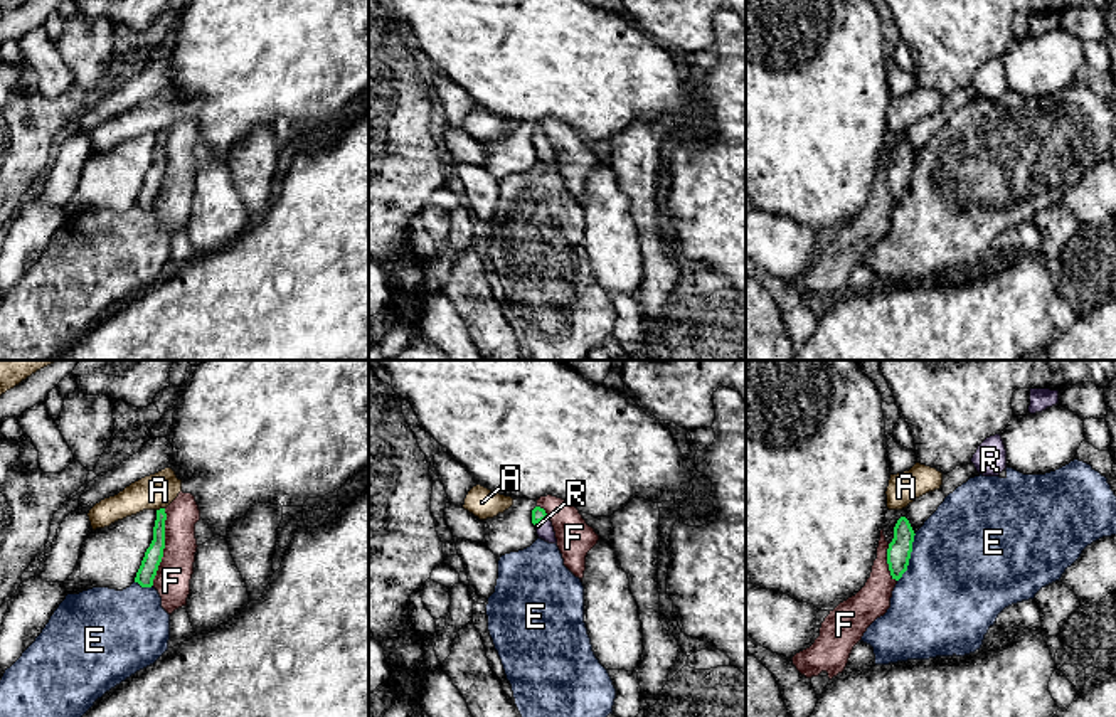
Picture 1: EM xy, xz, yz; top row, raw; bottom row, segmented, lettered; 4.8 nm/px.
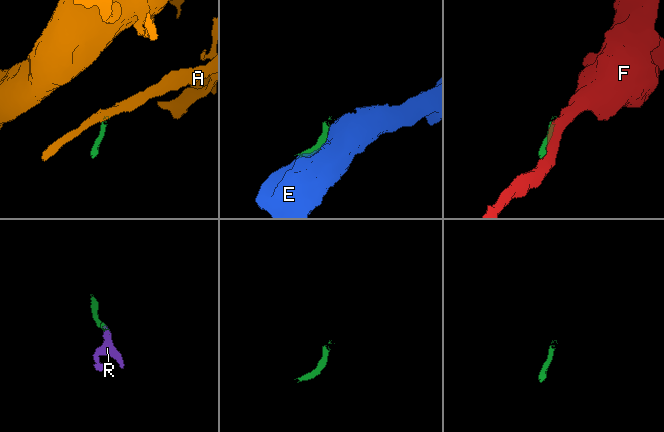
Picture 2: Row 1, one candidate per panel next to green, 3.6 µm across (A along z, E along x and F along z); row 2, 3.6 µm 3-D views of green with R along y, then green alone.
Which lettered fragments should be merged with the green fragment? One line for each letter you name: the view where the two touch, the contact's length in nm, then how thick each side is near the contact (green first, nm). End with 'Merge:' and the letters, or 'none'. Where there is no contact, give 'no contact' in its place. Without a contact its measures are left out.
R: xz | 80 nm | 70/80 nm
Merge: R

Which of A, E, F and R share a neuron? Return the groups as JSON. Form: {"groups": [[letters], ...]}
{"groups": [["A"], ["E"], ["F"], ["R"]]}

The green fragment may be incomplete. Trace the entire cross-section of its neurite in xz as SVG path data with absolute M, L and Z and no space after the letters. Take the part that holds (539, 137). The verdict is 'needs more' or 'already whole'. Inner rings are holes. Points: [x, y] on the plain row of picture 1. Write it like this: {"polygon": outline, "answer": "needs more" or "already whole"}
{"polygon": "M535 130L532 133L532 146L535 148L539 162L549 165L549 167L557 167L555 155L552 150L552 145L549 138L545 136L544 131Z", "answer": "needs more"}

